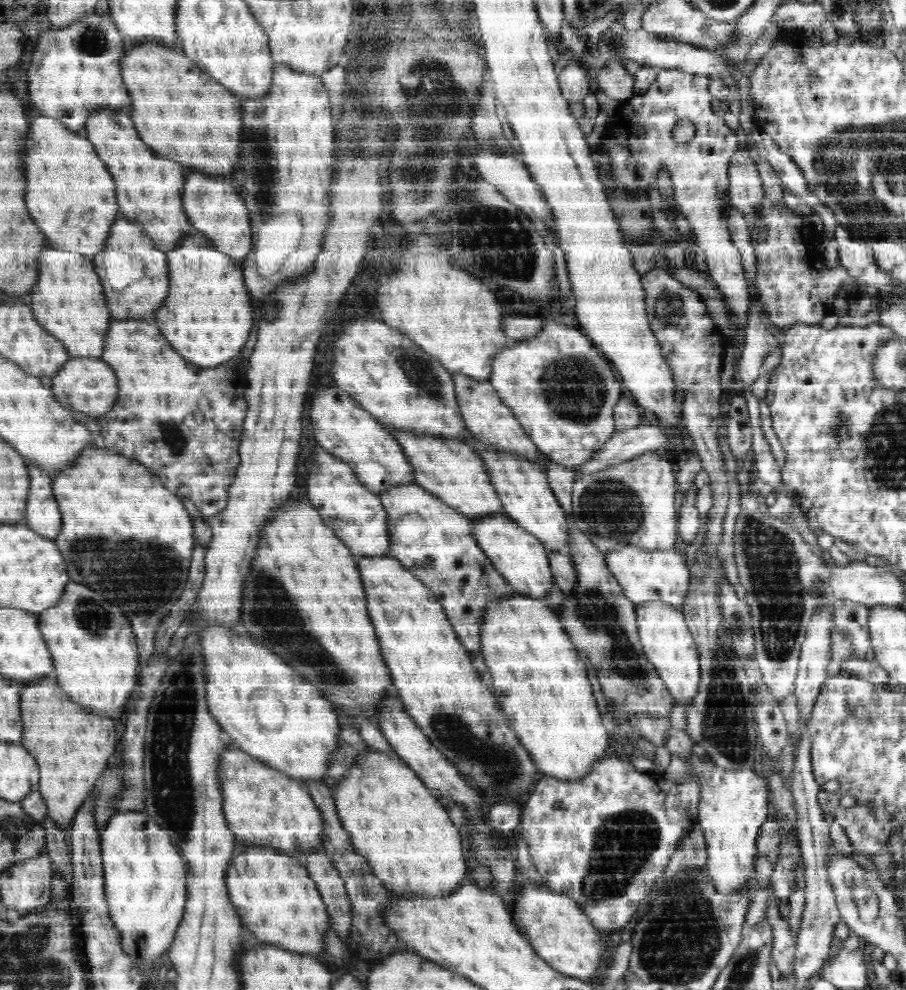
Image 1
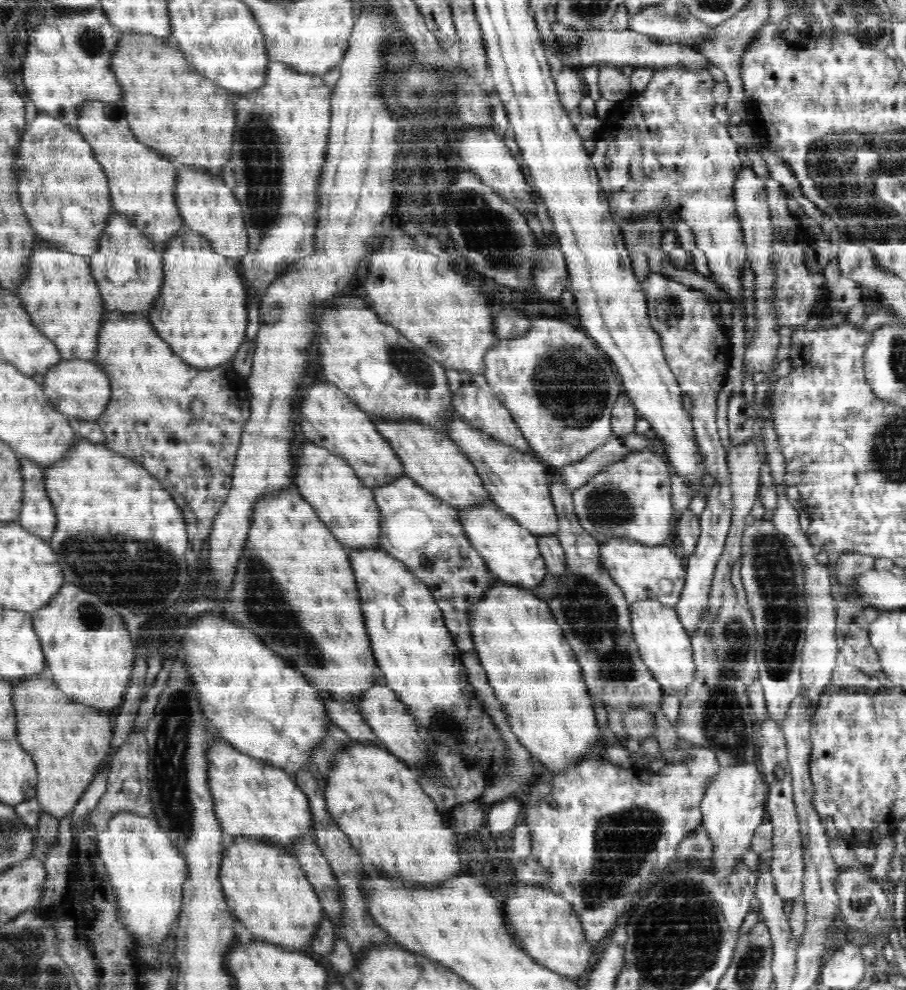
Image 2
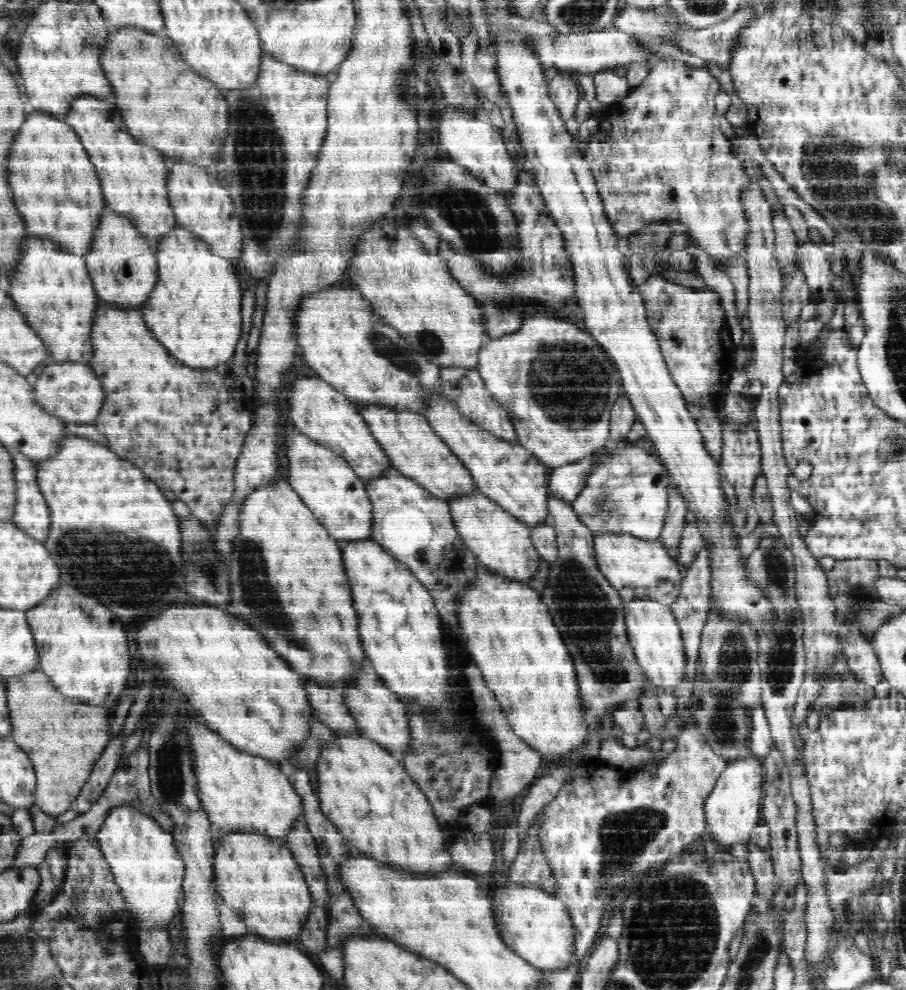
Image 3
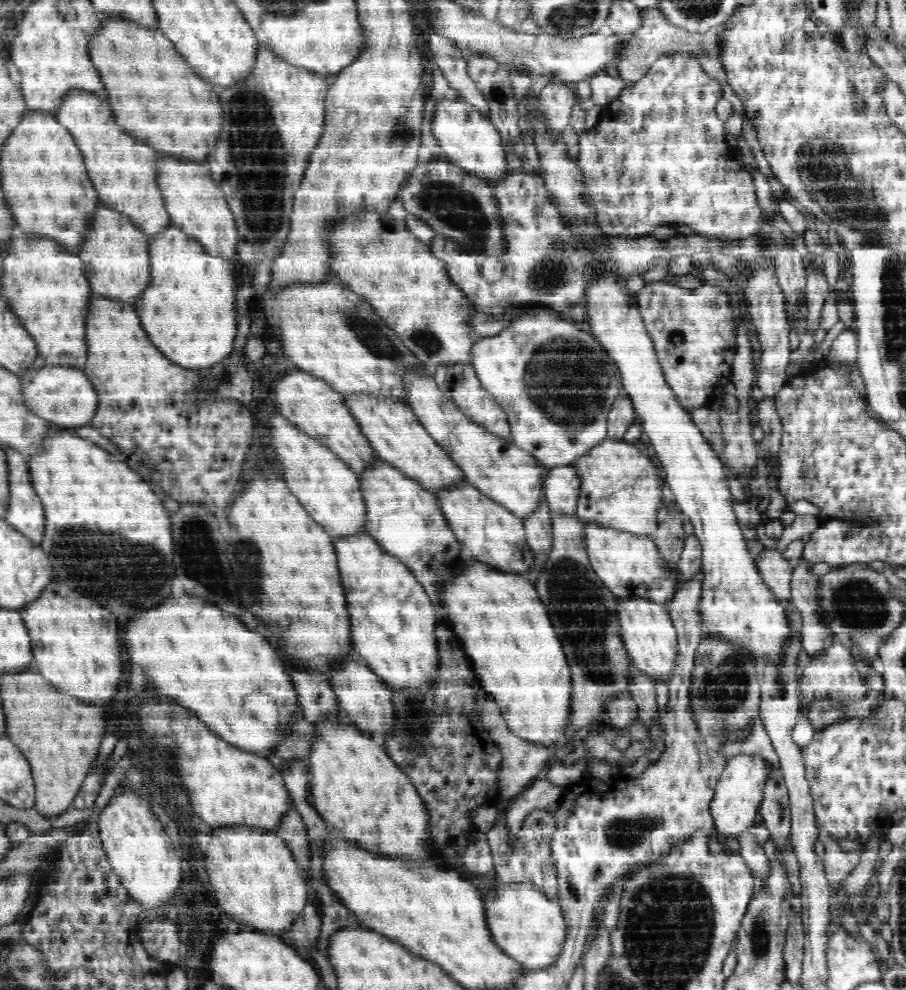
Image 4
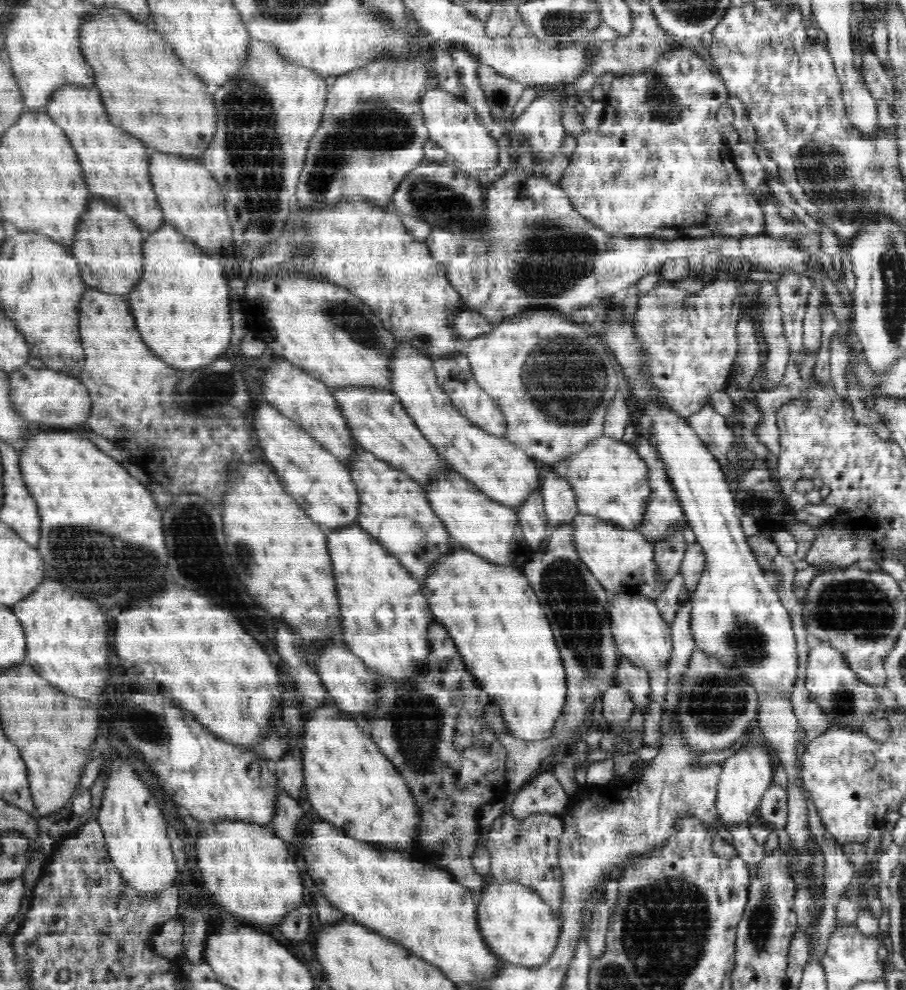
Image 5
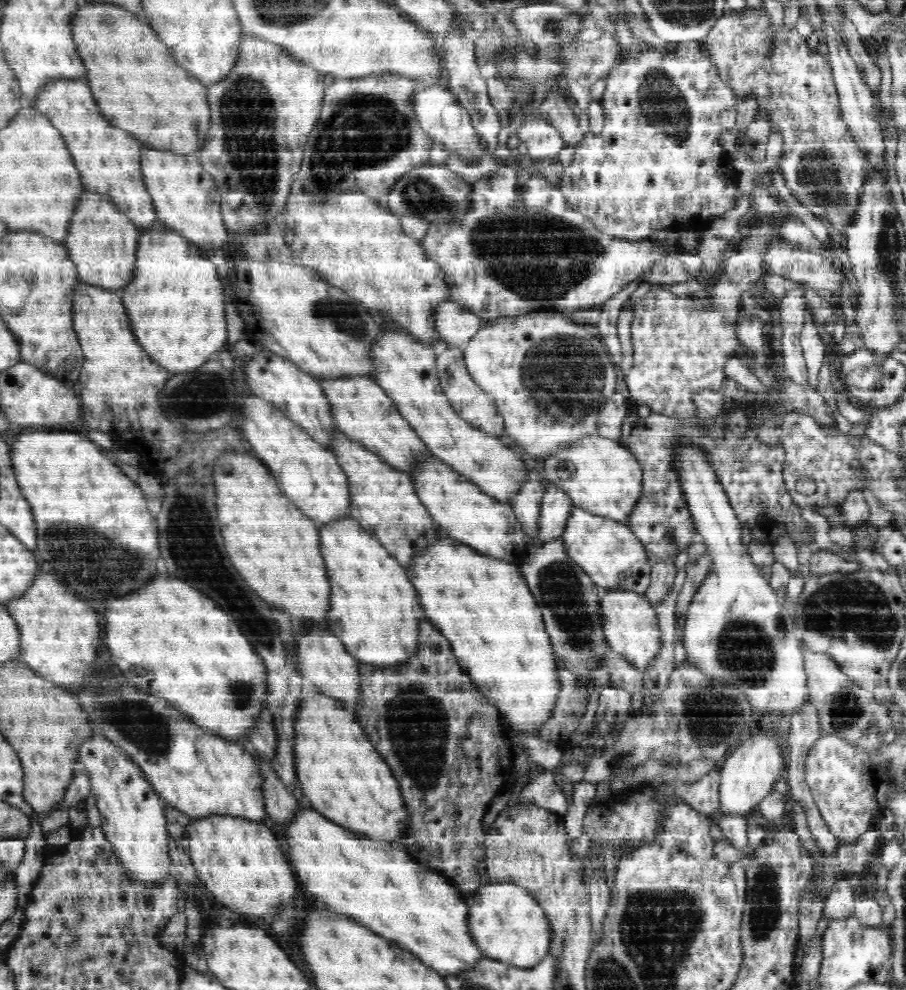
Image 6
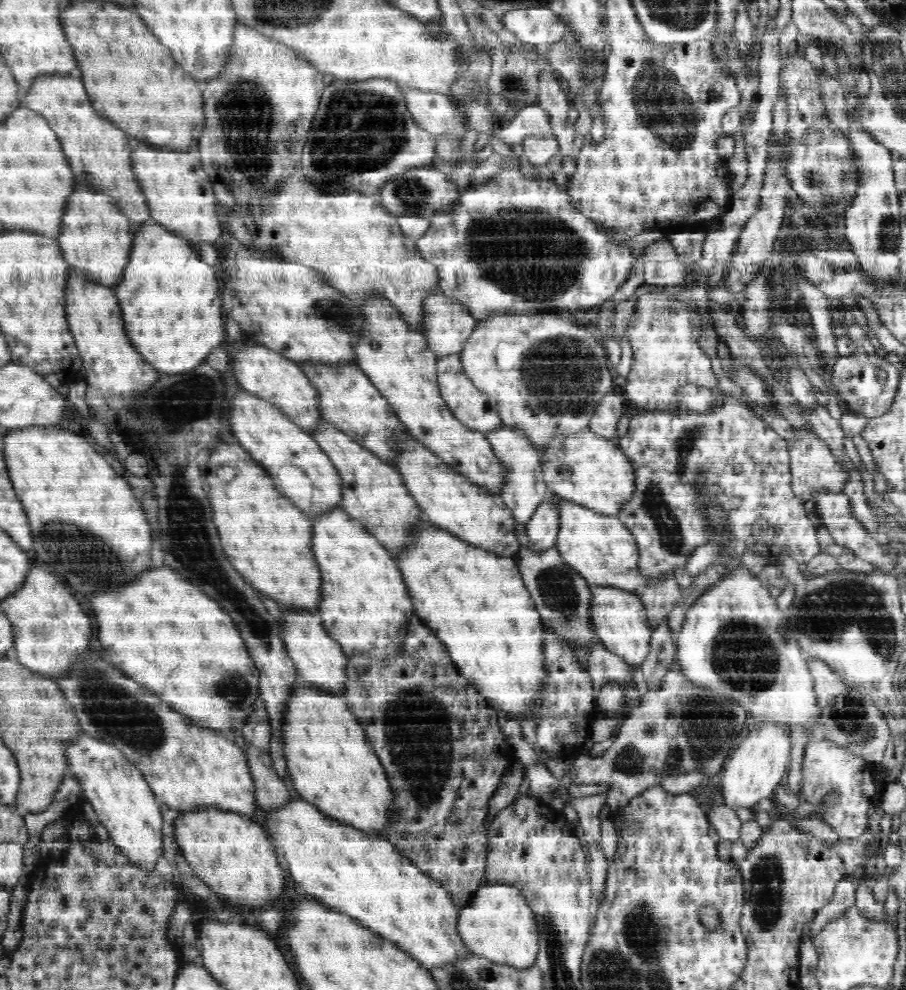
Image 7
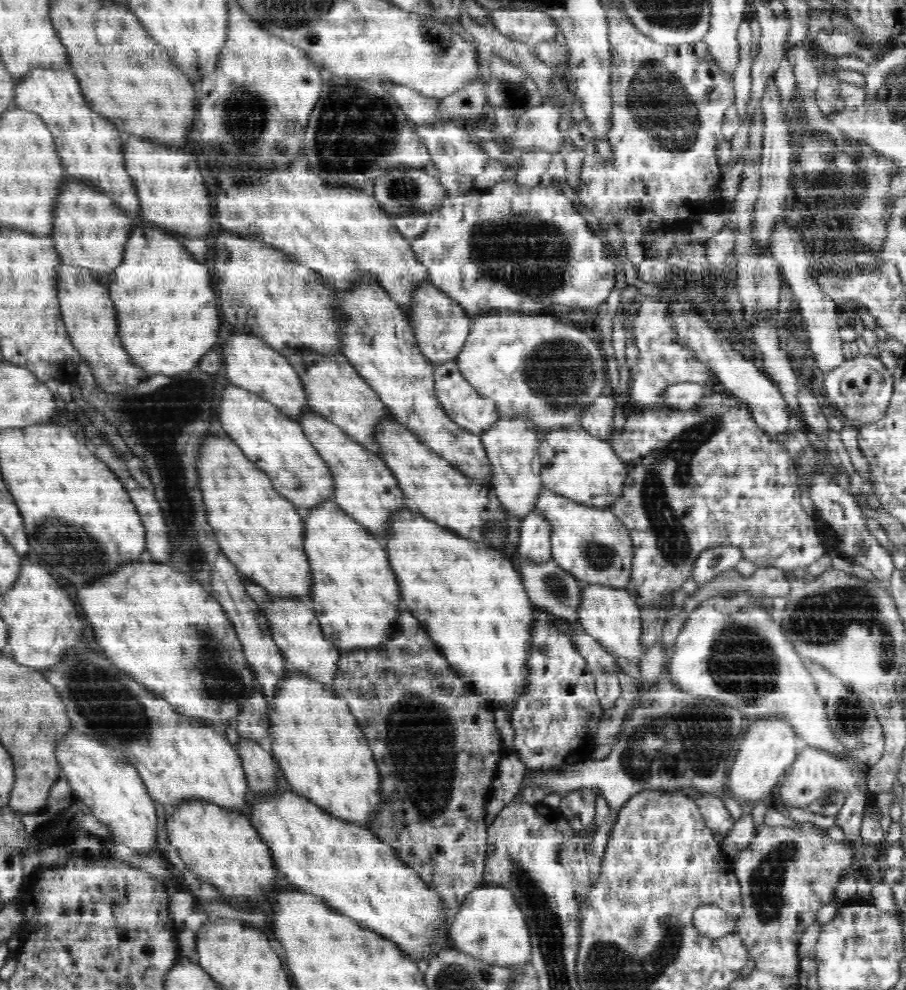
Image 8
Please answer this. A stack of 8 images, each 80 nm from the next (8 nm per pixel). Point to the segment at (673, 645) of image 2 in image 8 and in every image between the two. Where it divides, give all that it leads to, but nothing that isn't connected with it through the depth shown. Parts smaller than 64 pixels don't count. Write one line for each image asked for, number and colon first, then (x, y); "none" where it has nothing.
3: (654, 634)
4: (647, 629)
5: (642, 637)
6: (630, 621)
7: (620, 621)
8: (612, 617)

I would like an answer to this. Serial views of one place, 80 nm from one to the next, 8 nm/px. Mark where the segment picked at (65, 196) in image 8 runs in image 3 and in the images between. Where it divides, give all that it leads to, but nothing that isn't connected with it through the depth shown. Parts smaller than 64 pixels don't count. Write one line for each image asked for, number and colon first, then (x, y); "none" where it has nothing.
3: (122, 266)
4: (116, 259)
5: (109, 247)
6: (103, 241)
7: (97, 236)

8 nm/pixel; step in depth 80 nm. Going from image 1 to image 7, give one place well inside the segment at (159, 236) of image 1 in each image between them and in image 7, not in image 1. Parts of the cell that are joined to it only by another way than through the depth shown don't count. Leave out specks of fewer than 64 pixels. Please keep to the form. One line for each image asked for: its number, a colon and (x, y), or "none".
2: (143, 183)
3: (134, 176)
4: (125, 171)
5: (115, 165)
6: (110, 162)
7: (99, 153)

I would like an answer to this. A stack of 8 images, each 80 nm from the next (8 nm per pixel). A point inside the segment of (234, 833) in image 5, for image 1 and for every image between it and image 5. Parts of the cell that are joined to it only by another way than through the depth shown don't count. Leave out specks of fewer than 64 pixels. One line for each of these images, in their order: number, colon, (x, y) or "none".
1: (275, 897)
2: (264, 885)
3: (258, 878)
4: (253, 875)

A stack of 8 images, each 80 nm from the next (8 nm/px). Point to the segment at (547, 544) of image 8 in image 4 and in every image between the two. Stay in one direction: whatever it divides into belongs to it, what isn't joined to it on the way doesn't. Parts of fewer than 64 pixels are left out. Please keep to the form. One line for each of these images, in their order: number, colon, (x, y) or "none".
4: (561, 485)
5: (560, 505)
6: (556, 505)
7: (542, 529)

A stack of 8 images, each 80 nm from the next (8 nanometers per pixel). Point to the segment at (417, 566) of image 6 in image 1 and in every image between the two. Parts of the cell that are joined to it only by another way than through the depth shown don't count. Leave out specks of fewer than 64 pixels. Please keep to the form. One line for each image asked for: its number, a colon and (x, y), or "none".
1: (541, 683)
2: (535, 675)
3: (515, 643)
4: (504, 627)
5: (493, 613)

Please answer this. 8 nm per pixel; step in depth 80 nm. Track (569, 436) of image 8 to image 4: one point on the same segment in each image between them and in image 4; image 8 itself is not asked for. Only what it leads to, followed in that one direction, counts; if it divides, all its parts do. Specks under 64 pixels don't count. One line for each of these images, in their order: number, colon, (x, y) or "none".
4: (621, 489)
5: (609, 479)
6: (601, 476)
7: (587, 469)

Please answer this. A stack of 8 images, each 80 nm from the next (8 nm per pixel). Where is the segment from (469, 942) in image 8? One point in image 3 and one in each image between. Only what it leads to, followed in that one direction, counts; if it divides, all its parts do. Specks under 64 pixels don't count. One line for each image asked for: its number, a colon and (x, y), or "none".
3: (535, 924)
4: (528, 925)
5: (518, 926)
6: (509, 925)
7: (497, 924)

